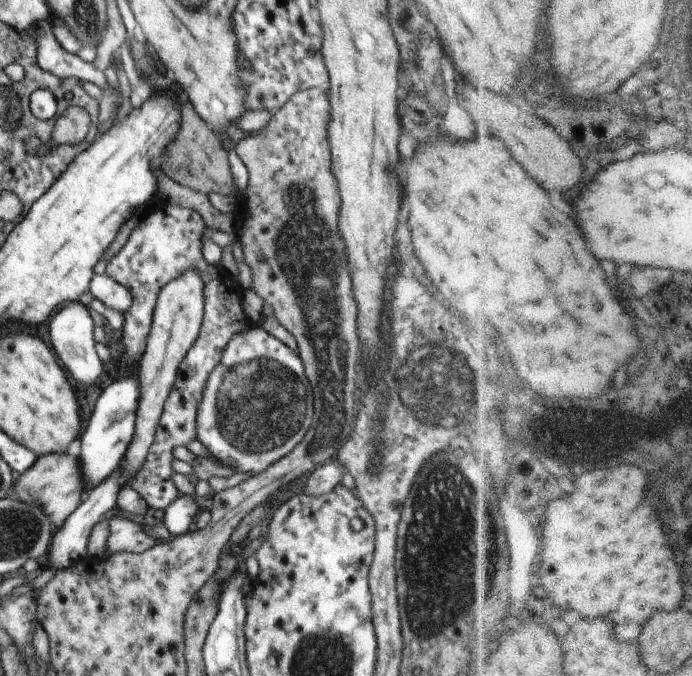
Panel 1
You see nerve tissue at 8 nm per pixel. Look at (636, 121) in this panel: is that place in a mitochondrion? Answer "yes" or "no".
no

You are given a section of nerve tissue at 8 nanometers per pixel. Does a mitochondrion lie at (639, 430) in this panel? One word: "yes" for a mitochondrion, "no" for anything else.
yes

